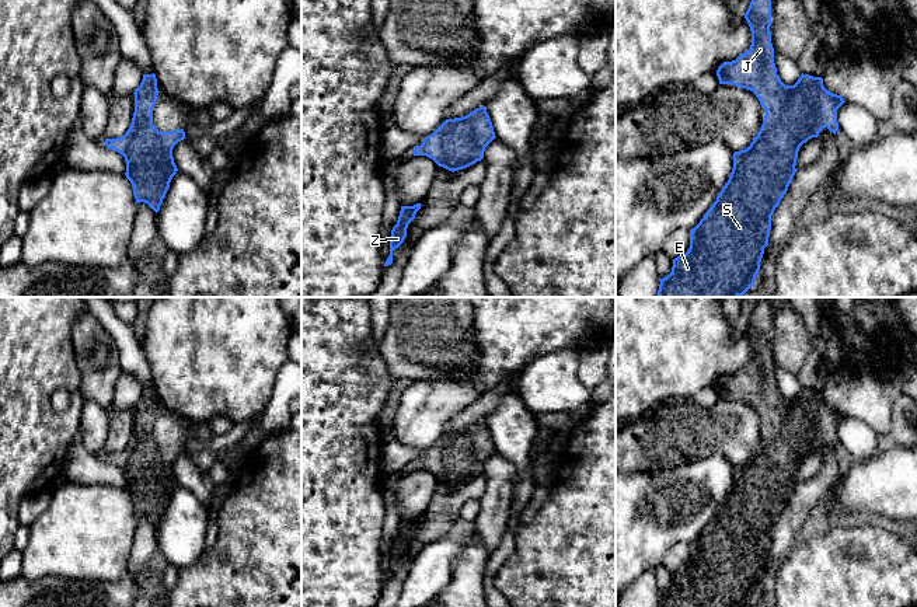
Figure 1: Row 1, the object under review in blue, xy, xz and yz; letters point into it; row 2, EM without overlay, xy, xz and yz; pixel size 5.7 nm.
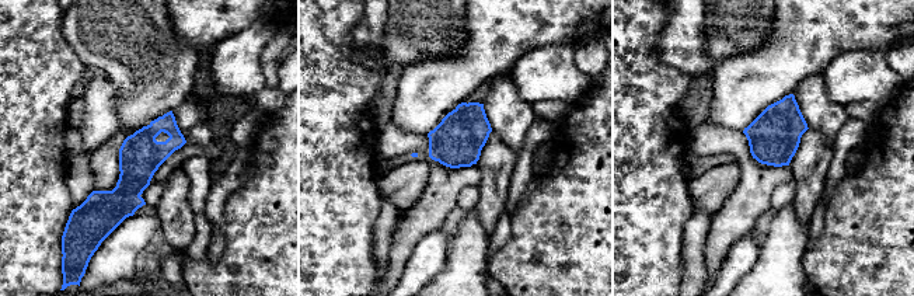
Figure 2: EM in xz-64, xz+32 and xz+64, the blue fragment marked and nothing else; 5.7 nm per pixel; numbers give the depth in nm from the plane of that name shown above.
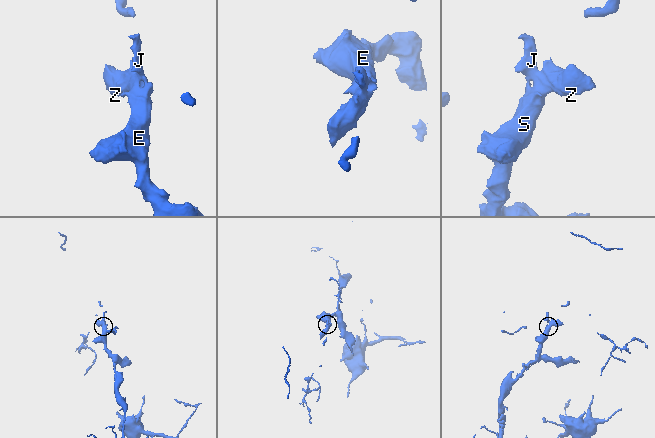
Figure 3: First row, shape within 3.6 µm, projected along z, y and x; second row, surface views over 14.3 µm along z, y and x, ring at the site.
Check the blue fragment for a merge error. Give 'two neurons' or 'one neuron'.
two neurons

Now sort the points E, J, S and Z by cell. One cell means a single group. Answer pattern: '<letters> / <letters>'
E S / J Z

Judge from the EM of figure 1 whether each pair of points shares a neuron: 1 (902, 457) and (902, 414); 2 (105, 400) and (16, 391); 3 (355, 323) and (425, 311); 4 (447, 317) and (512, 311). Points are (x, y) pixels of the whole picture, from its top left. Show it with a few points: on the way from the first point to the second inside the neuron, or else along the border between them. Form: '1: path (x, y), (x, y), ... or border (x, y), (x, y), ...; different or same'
1: border (898, 443), (902, 446); different
2: border (76, 365), (79, 369), (80, 397), (83, 400); different
3: border (369, 311), (372, 345), (379, 352); different
4: border (473, 311), (474, 344), (477, 346); different

